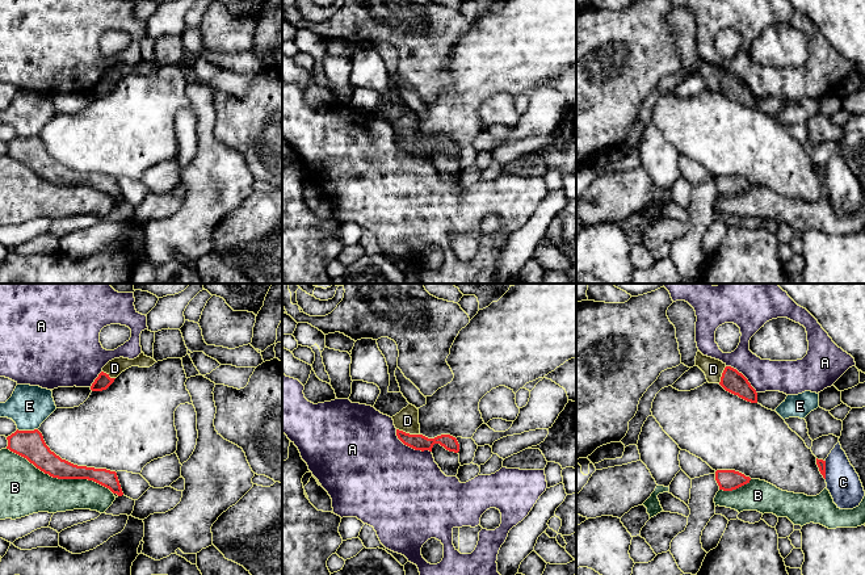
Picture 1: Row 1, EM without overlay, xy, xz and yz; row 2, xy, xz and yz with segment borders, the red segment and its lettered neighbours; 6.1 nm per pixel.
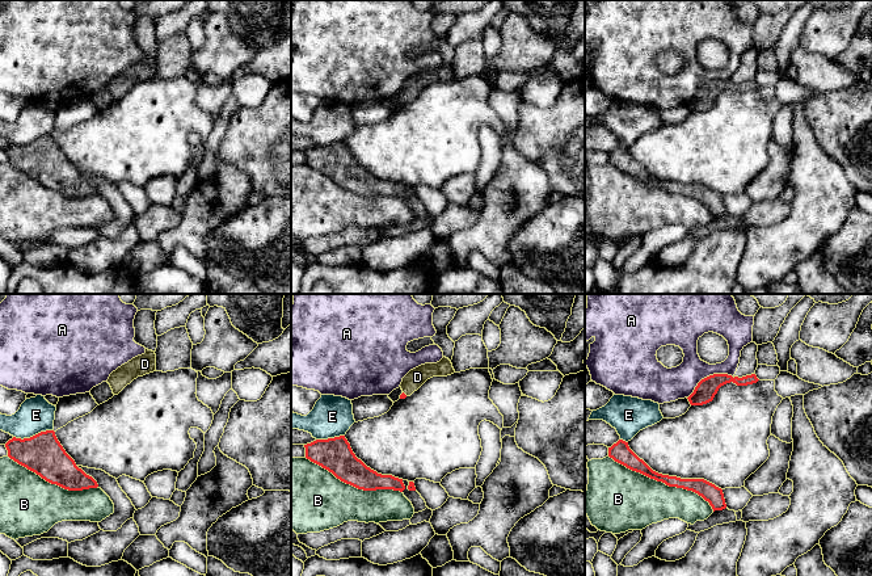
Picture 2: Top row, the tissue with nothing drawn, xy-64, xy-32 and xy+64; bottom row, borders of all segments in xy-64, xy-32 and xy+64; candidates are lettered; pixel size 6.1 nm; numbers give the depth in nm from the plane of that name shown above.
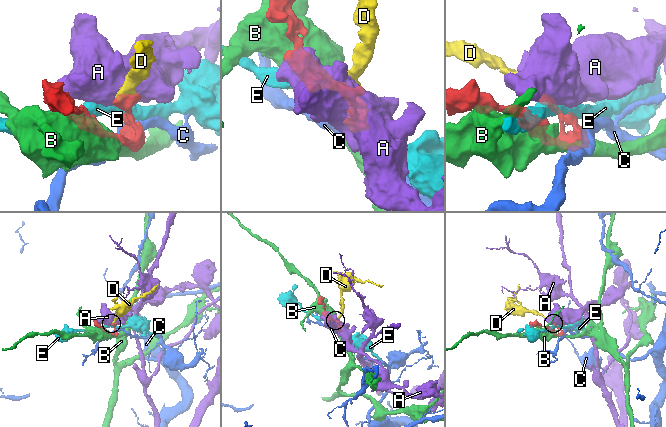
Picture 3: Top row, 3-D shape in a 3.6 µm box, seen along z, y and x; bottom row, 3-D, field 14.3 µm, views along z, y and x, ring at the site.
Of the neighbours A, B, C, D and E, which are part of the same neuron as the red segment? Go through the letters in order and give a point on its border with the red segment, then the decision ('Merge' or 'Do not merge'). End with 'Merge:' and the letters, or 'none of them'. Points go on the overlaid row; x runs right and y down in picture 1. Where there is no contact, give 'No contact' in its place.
A: Touches red at xz (411, 447). Do not merge
B: Touches red at xy (61, 478). Do not merge
C: Touches red at yz (824, 470). Do not merge
D: Touches red at xz (408, 433). Merge
E: Touches red at xy (28, 431). Do not merge
Merge: D

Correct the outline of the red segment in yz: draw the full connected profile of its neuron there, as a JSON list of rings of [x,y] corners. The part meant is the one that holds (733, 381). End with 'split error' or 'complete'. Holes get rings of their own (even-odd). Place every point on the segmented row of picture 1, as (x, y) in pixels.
[[[700,351],[696,356],[696,366],[705,373],[709,383],[719,383],[726,391],[747,402],[757,403],[756,390],[736,369],[727,366],[719,360],[704,356]]] | split error

